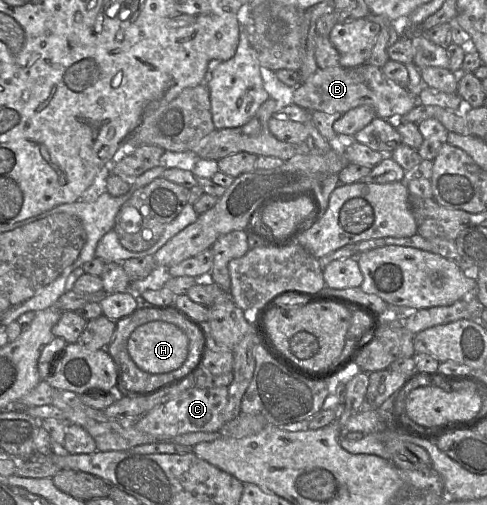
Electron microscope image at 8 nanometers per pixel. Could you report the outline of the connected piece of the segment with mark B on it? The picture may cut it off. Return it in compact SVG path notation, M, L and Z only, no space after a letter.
M367 62L357 67L318 68L306 81L295 87L293 104L309 112L343 114L353 108L366 105L374 109L377 117L395 120L421 103L419 97L413 96L407 88L389 79L381 68Z

